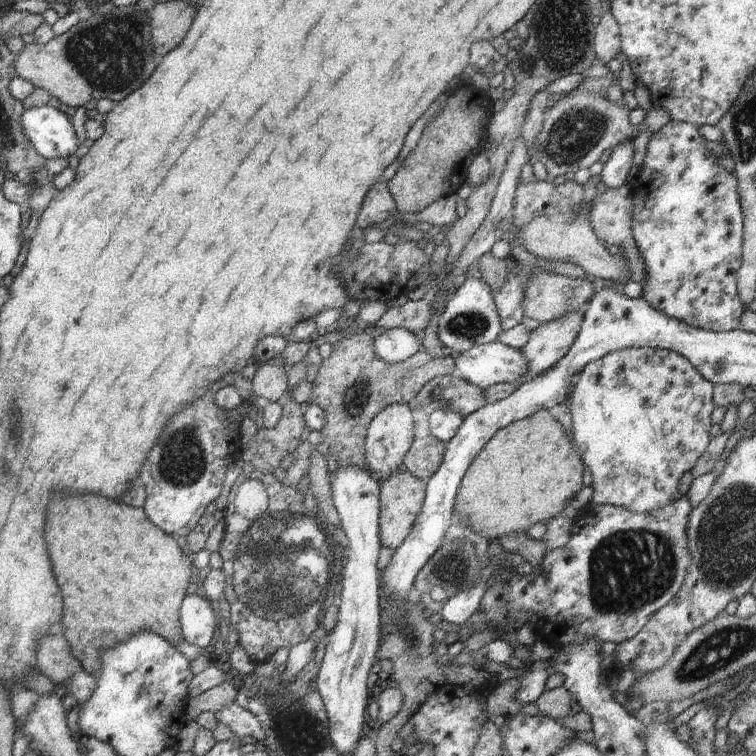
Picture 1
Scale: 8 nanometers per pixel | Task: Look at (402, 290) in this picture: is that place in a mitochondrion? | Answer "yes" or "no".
no

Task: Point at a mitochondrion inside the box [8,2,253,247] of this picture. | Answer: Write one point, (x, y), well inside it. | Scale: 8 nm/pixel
(112, 54)

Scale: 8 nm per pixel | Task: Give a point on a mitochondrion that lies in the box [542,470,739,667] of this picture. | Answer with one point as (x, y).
(628, 570)

